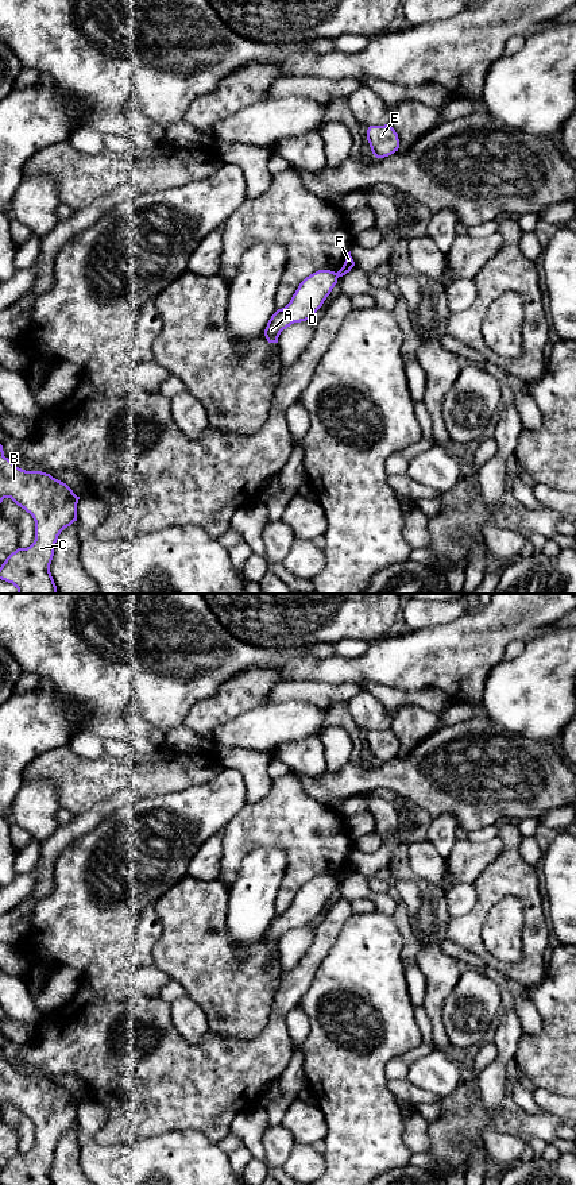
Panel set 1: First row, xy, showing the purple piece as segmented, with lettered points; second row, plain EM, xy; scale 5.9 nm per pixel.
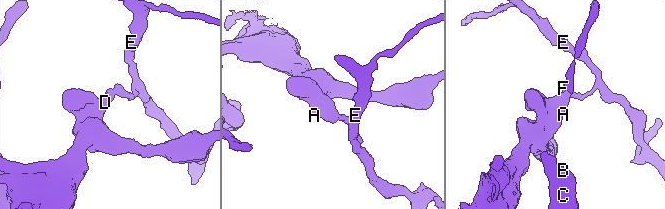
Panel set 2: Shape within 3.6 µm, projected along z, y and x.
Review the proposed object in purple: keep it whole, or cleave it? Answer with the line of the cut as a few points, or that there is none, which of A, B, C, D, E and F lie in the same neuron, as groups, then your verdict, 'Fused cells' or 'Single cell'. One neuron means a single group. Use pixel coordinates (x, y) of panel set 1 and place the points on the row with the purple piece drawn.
Split along xy (336, 273), (339, 276). Groups: A B C D / E F. Fused cells

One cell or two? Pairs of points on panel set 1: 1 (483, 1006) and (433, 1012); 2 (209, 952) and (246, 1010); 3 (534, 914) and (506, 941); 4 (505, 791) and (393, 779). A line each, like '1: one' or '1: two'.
1: two
2: one
3: two
4: one

